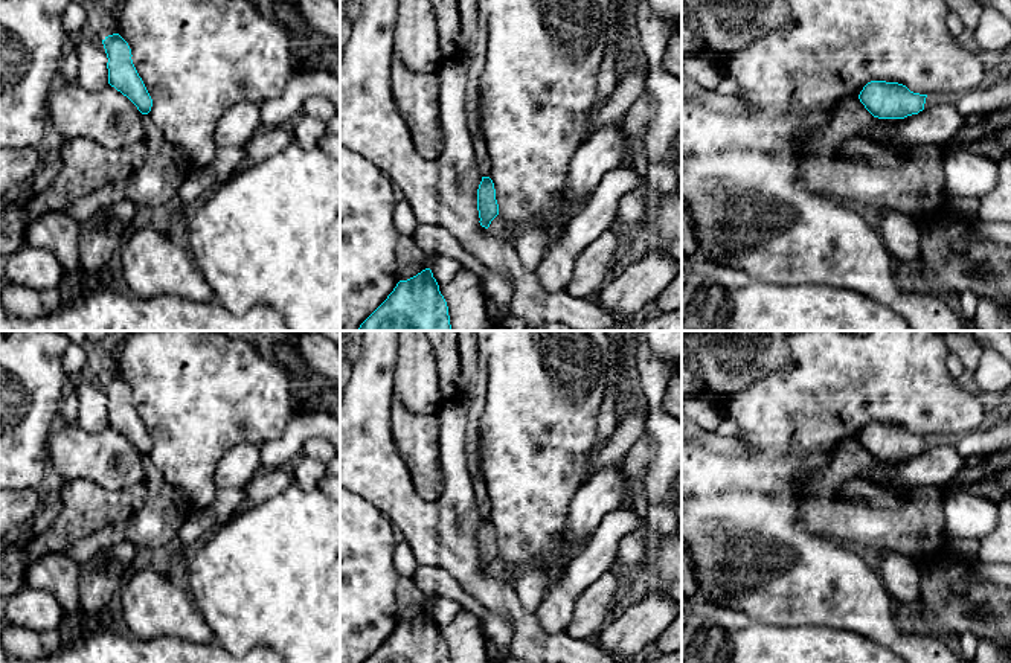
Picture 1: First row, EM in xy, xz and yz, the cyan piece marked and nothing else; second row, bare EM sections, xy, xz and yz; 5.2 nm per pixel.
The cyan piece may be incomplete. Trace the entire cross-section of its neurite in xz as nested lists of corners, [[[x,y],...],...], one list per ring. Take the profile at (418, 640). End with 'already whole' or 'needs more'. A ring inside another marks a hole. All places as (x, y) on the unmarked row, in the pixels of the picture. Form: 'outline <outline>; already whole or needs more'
outline [[[430,610],[400,622],[364,663],[450,663],[448,648]]]; already whole

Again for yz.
outline [[[871,422],[859,436],[865,450],[878,460],[904,460],[912,456],[918,456],[924,451],[927,436],[910,433],[906,427],[898,424]]]; already whole

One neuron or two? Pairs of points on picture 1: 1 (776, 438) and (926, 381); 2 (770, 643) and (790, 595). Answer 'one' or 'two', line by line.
1: one
2: two

